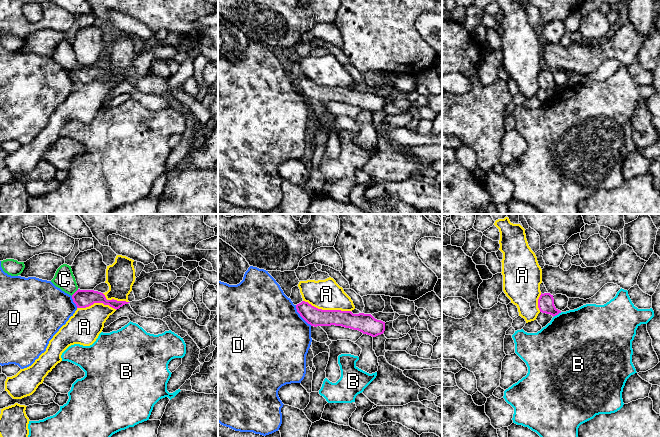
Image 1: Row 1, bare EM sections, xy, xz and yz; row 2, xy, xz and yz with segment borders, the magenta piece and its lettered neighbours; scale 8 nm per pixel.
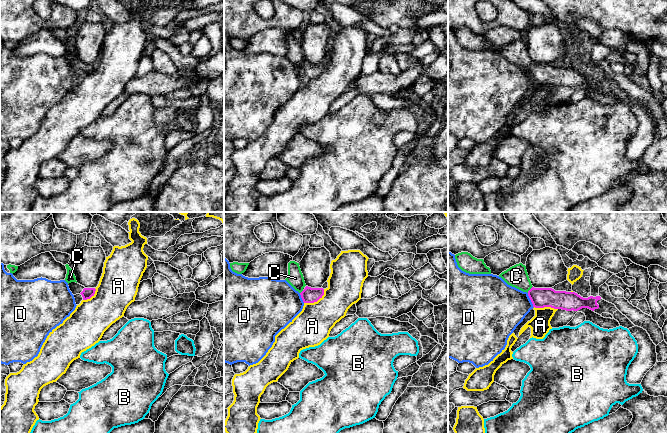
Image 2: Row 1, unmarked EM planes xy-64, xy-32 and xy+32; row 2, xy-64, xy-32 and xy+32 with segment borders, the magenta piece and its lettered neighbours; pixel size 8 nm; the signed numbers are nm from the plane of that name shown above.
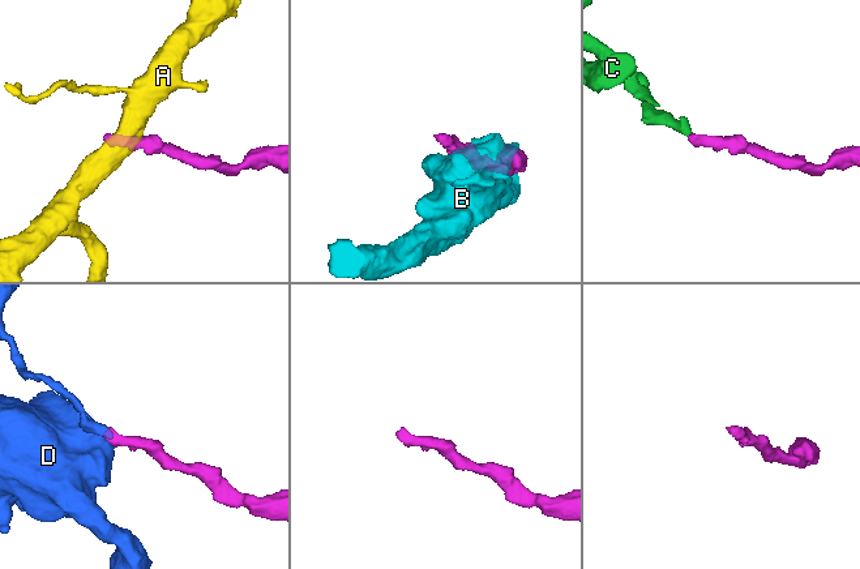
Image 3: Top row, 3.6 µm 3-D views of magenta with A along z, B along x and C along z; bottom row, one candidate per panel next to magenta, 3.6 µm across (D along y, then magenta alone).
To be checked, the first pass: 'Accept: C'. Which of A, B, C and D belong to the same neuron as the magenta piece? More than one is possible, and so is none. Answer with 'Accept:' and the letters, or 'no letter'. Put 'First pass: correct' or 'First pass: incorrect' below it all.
Accept: C
First pass: correct

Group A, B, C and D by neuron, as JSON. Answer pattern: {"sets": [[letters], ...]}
{"sets": [["A"], ["B"], ["C"], ["D"]]}

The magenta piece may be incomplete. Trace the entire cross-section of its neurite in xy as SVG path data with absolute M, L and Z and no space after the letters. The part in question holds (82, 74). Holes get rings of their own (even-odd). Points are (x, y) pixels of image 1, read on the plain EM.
M63 40L57 45L51 58L65 69L71 71L77 84L86 84L94 79L103 79L117 86L123 81L130 79L114 75L107 76L105 71L98 67L80 66L77 62L71 42L67 40Z

